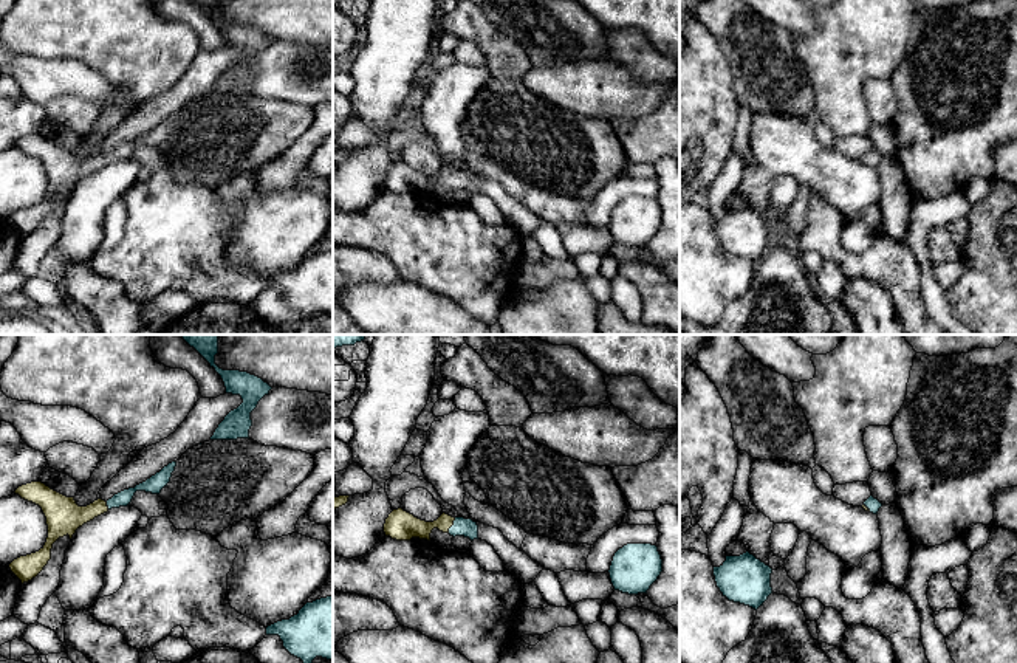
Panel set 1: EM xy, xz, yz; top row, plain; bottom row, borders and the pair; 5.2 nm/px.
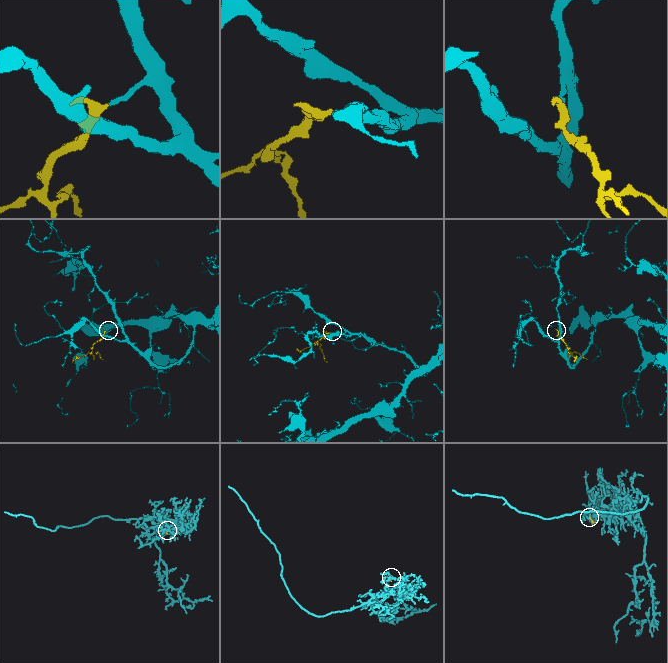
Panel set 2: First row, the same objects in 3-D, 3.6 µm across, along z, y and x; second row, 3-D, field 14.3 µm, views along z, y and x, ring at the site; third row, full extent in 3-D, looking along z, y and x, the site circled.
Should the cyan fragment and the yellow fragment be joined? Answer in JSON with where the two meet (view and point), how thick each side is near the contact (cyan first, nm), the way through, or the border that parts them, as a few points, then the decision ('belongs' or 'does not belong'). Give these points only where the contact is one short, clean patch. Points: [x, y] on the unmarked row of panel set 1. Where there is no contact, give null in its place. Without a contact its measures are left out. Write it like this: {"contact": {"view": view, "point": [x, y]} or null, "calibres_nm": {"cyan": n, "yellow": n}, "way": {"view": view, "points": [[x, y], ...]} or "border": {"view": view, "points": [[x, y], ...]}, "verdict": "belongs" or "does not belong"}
{"contact": {"view": "xz", "point": [452, 178]}, "calibres_nm": {"cyan": 100, "yellow": 140}, "way": {"view": "xz", "points": [[462, 180], [452, 178], [404, 178]]}, "verdict": "belongs"}

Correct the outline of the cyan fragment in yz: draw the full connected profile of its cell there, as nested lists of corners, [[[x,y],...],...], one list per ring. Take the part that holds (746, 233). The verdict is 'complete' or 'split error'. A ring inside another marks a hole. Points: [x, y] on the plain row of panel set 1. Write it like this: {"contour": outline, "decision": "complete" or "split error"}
{"contour": [[[749,204],[726,209],[720,220],[714,220],[717,240],[729,254],[758,262],[772,246],[772,222]]], "decision": "complete"}

